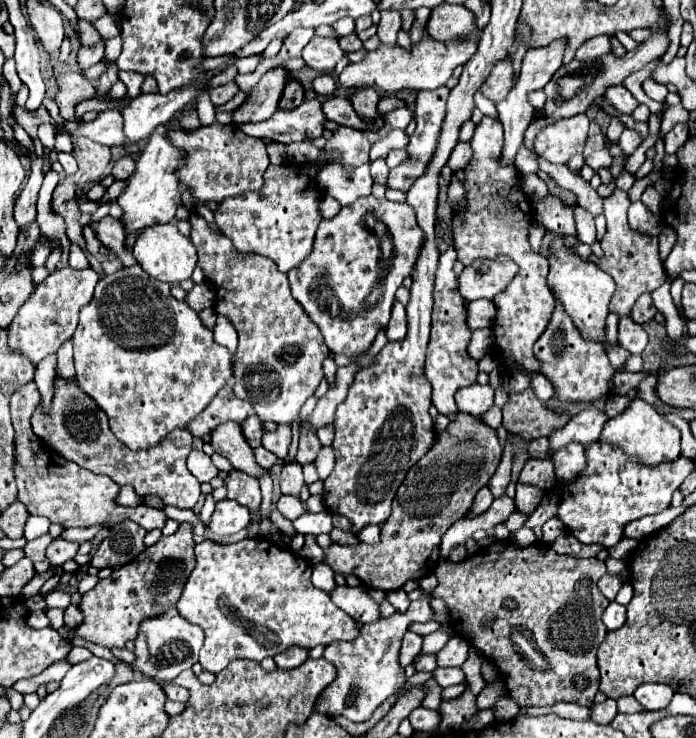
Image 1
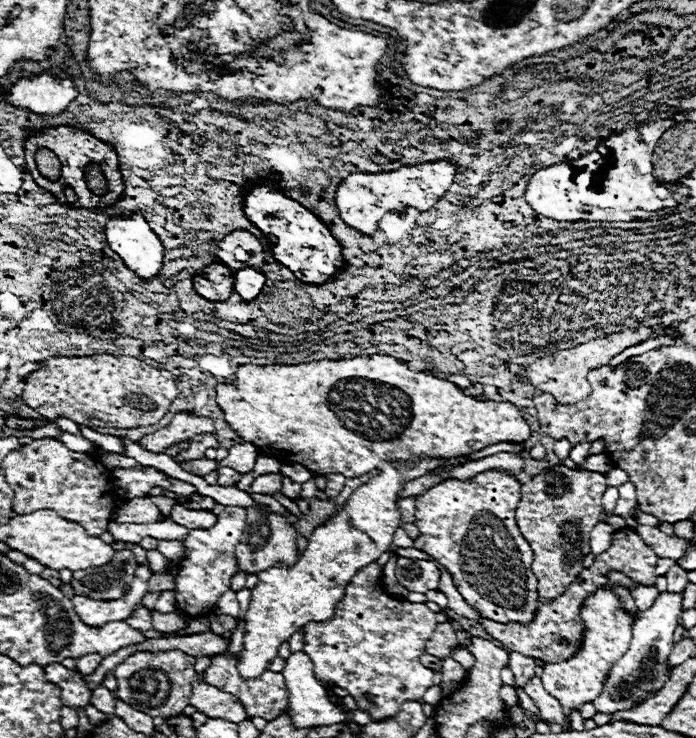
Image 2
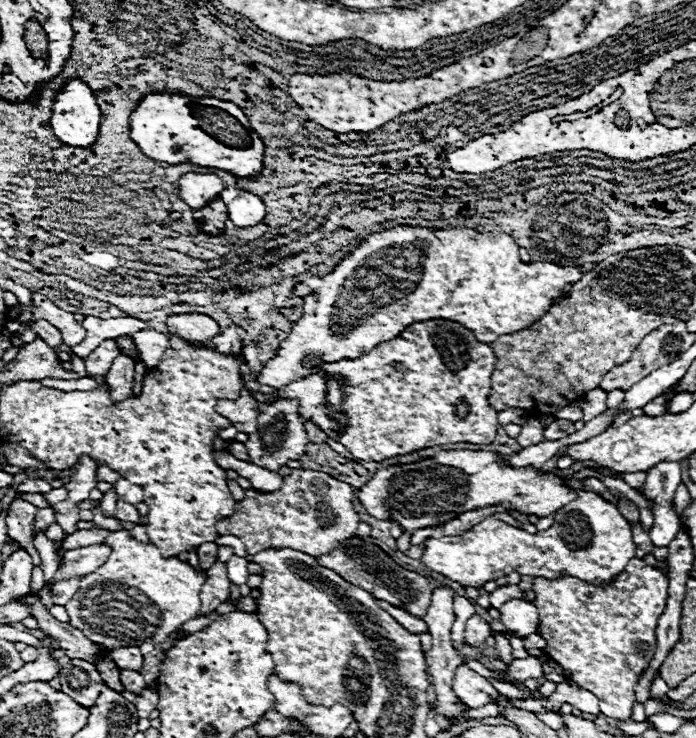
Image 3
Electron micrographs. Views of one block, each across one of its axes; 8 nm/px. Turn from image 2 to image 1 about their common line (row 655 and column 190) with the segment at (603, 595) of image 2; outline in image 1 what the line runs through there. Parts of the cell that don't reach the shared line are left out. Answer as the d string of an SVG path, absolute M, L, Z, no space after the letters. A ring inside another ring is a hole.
M246 538L230 546L214 544L210 540L202 540L194 548L196 552L196 568L192 570L184 592L178 602L178 612L192 624L198 624L204 634L204 646L200 650L200 664L204 670L218 674L222 672L232 660L236 658L250 658L250 660L264 660L268 656L276 656L286 652L292 646L300 648L314 648L314 646L328 646L336 640L356 640L358 638L358 624L342 612L342 608L332 604L328 592L318 590L310 582L312 564L286 550L278 544L272 544L264 538Z

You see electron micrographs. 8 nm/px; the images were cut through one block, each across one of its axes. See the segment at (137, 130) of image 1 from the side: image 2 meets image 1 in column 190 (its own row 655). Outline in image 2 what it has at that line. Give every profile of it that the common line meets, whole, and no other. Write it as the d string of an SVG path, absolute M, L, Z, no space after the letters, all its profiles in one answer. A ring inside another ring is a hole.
M88 654L76 660L76 672L84 678L84 676L88 676L88 674L92 674L96 668L98 668L98 664L102 662L103 657L100 654Z

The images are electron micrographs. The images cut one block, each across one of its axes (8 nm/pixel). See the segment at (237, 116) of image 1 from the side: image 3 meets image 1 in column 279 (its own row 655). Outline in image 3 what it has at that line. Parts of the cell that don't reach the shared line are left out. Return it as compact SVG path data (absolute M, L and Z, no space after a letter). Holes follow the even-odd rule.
M34 600L32 616L38 620L40 630L48 630L56 640L60 640L66 656L80 658L90 664L96 662L96 658L100 658L100 646L90 642L80 630L72 628L70 624L64 624L64 622L58 622L56 618L52 618L38 600Z

